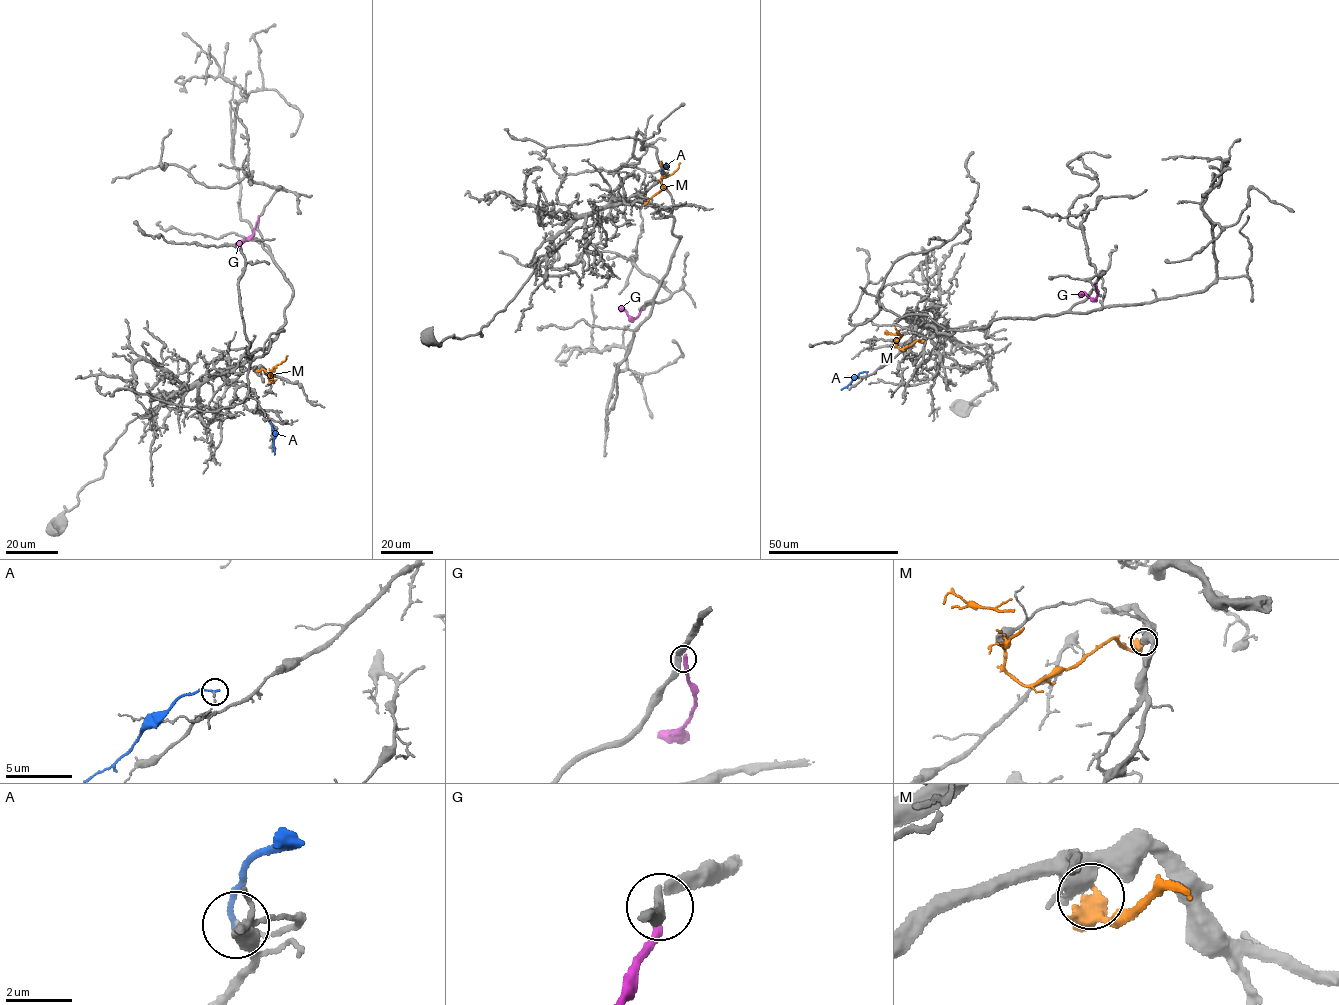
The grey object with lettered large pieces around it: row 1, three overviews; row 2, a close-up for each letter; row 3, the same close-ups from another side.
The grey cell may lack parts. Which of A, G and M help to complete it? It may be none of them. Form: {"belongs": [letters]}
{"belongs": []}

